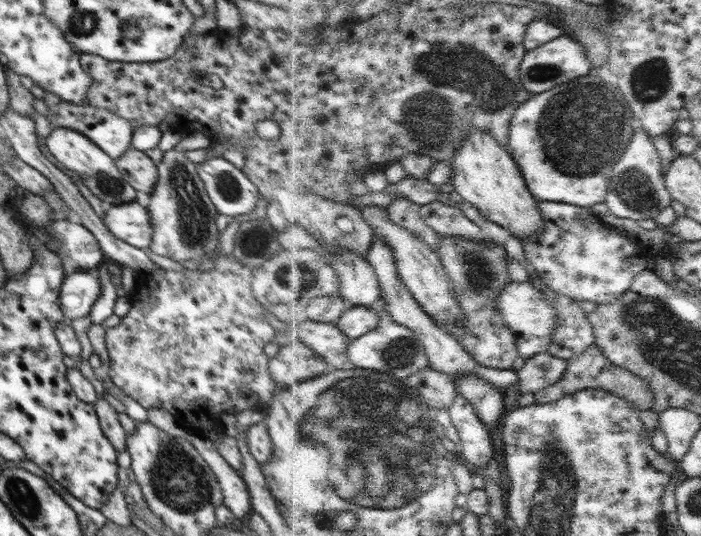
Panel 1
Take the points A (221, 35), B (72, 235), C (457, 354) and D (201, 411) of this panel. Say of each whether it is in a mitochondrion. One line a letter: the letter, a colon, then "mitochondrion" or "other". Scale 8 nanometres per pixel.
A: other
B: other
C: other
D: other

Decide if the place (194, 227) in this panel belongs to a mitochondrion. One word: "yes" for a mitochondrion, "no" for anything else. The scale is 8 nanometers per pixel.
yes

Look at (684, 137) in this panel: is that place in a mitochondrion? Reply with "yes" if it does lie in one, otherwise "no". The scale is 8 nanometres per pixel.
no

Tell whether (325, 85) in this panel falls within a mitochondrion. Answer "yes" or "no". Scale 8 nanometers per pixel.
no

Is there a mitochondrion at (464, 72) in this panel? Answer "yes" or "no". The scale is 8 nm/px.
yes

